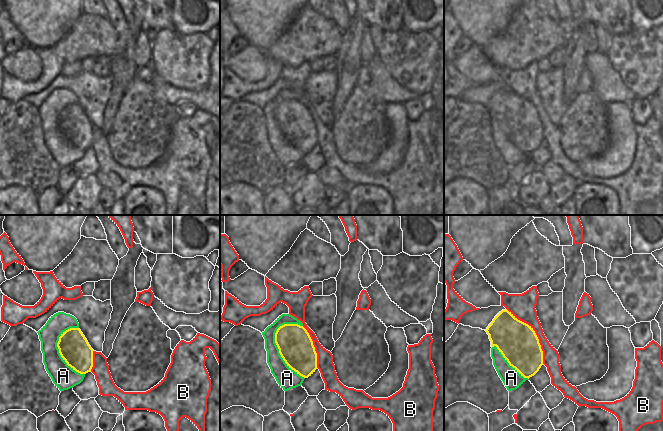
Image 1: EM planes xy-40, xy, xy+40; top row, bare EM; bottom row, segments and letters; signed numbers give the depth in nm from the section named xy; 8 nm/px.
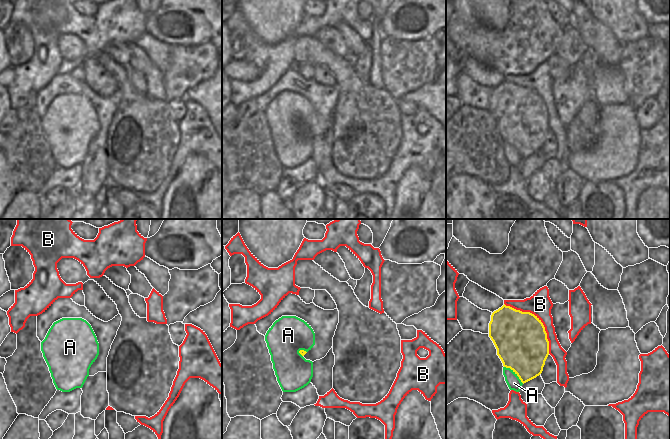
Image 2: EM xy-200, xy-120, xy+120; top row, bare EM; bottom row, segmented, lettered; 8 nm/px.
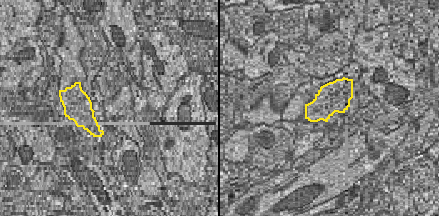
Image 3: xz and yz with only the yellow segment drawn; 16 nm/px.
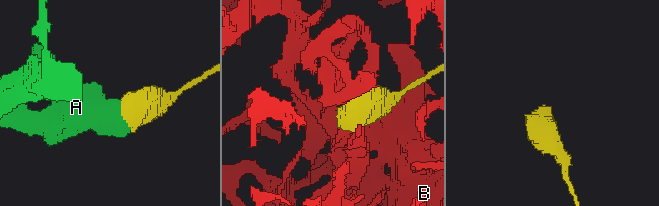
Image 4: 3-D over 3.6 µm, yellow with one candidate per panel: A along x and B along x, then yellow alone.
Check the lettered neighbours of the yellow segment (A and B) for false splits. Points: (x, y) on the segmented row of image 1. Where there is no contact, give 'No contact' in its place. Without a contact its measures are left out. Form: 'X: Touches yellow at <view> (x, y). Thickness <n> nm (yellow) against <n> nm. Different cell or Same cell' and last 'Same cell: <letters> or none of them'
A: Touches yellow at xy (279, 352). Thickness 280 nm (yellow) against 160 nm. Different cell
B: Touches yellow at xy+40 (535, 333). Thickness 320 nm (yellow) against 200 nm. Different cell
Same cell: none of them.

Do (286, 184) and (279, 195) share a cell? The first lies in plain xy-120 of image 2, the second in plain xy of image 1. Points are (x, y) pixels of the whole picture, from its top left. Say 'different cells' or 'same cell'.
different cells

